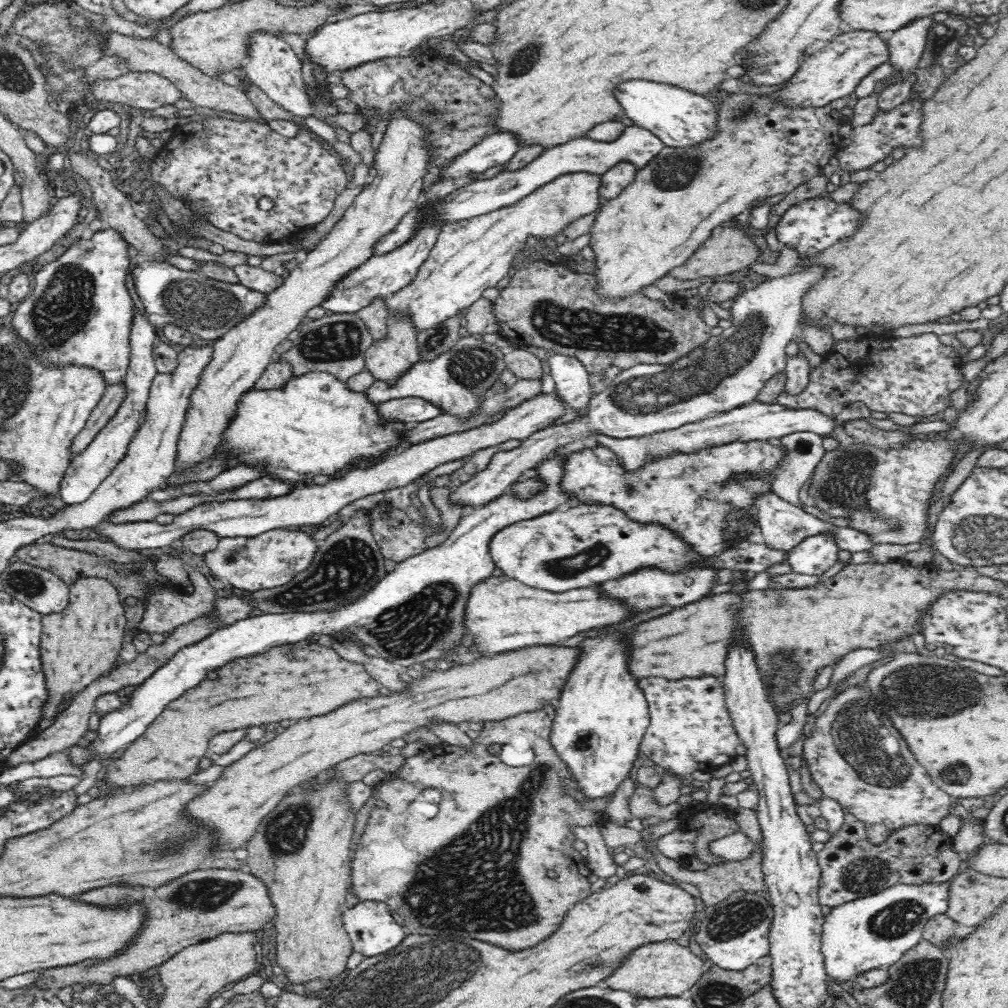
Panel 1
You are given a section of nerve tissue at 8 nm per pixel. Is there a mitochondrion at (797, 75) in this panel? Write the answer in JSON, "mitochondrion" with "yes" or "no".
{"mitochondrion":"no"}

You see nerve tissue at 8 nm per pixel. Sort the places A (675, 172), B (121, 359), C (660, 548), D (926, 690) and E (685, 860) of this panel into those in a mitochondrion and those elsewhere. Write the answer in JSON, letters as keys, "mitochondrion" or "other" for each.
{"A":"mitochondrion","B":"other","C":"other","D":"mitochondrion","E":"other"}

